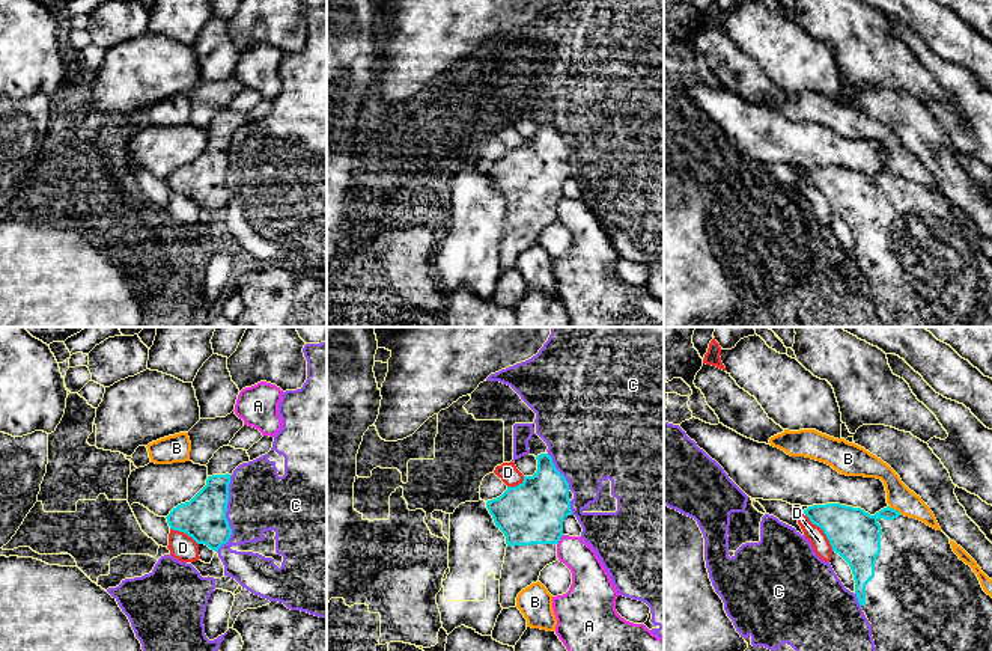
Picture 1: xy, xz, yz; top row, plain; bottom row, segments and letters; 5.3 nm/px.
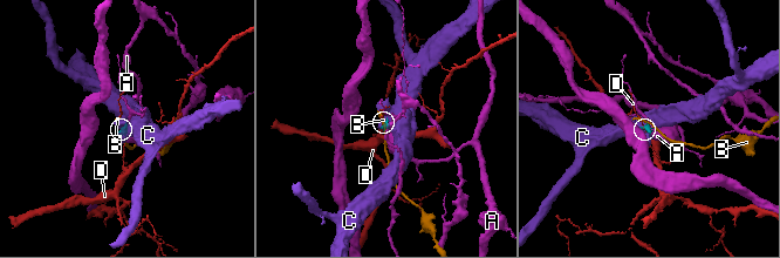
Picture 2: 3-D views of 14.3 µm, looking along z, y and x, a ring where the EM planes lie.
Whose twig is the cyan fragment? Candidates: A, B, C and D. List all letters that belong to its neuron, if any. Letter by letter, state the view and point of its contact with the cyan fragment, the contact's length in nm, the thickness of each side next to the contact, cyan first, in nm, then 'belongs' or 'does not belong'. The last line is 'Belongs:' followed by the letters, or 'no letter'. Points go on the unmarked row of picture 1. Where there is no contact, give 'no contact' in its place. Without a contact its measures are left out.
A: contact xz (559, 202); length 70 nm; calibres 340 and 190 nm; does not belong
B: contact yz (894, 172); length 90 nm; calibres 280 and 140 nm; does not belong
C: contact xy (225, 177); length 420 nm; calibres 240 and 320 nm; does not belong
D: contact yz (824, 195); length 240 nm; calibres 280 and 90 nm; does not belong
Belongs: no letter

